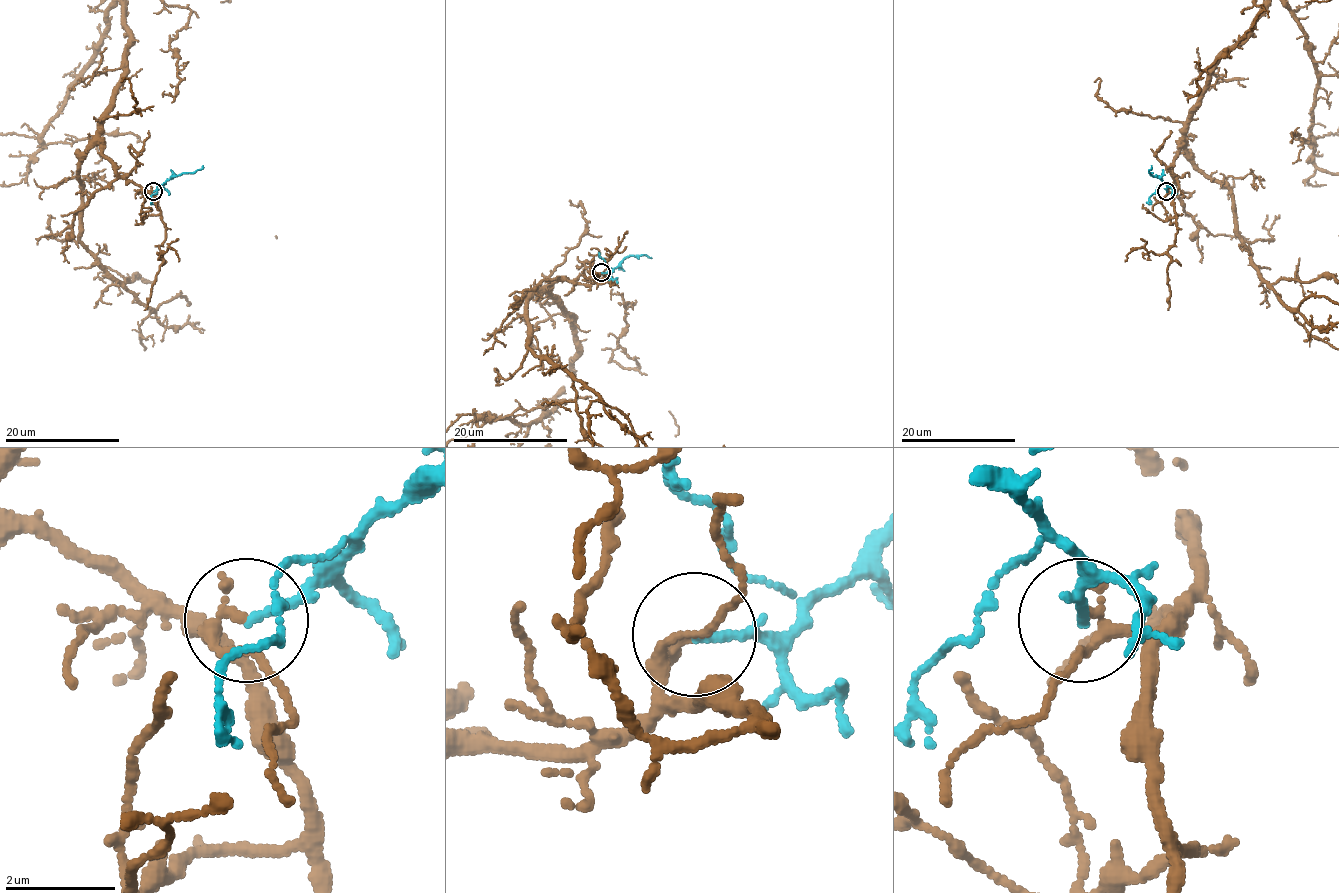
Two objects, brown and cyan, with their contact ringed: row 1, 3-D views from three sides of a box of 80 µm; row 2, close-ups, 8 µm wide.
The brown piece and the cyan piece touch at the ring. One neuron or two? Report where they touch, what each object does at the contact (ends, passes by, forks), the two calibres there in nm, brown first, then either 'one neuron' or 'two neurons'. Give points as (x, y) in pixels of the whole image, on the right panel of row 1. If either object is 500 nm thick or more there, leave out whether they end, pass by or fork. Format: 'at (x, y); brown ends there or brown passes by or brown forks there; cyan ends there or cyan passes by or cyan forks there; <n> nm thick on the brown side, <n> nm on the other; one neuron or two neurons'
at (1166, 191); brown passes by; cyan ends there; 130 nm thick on the brown side, 150 nm on the other; two neurons

